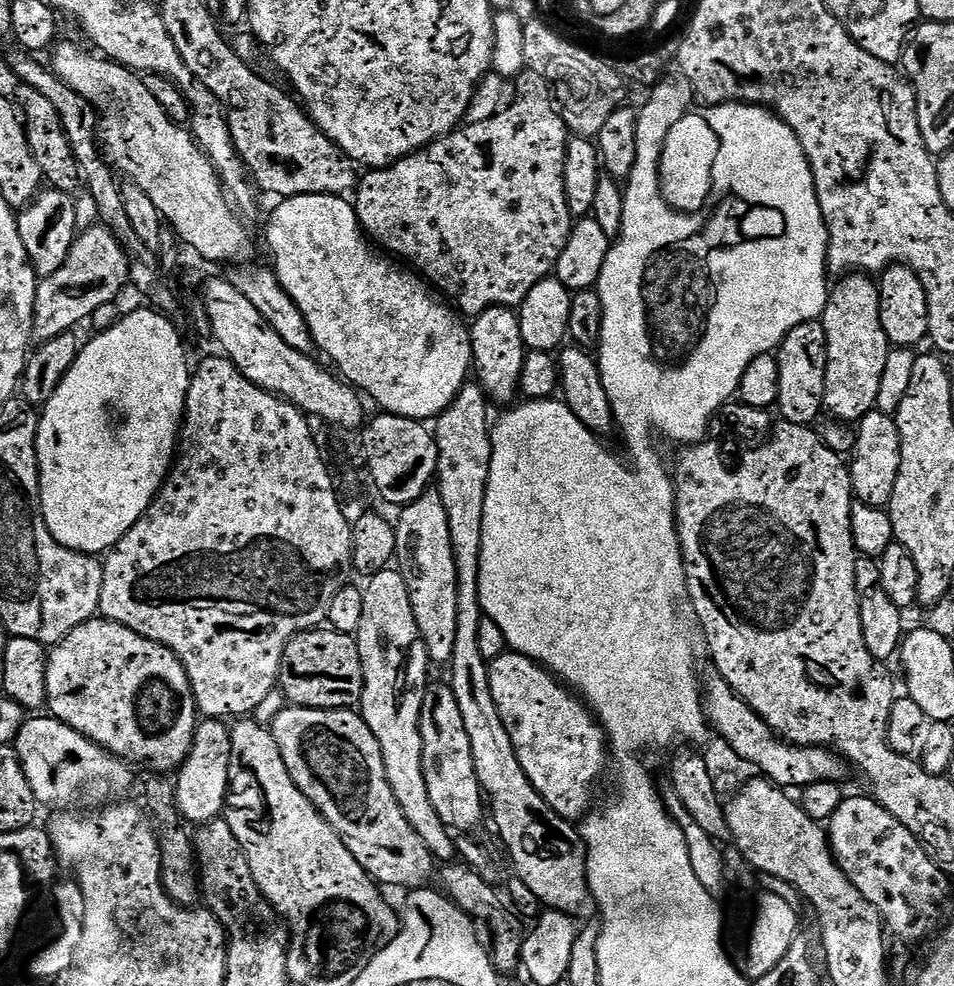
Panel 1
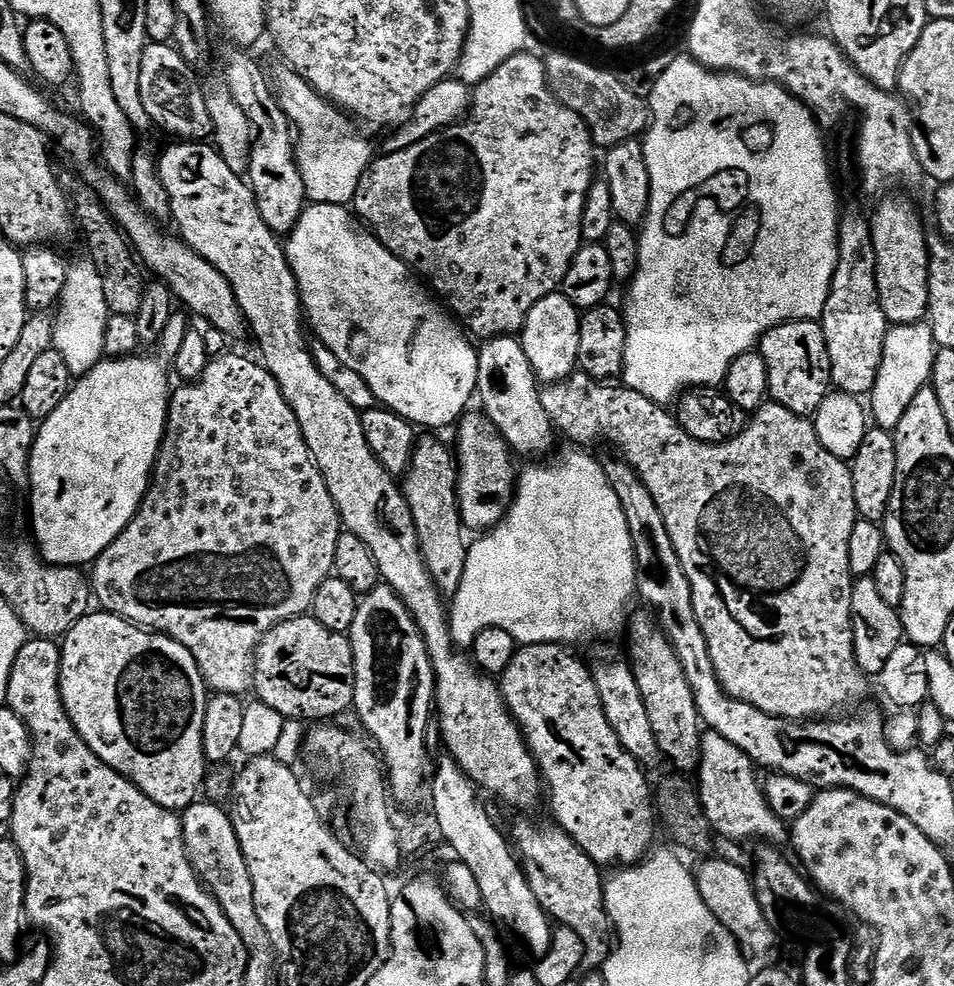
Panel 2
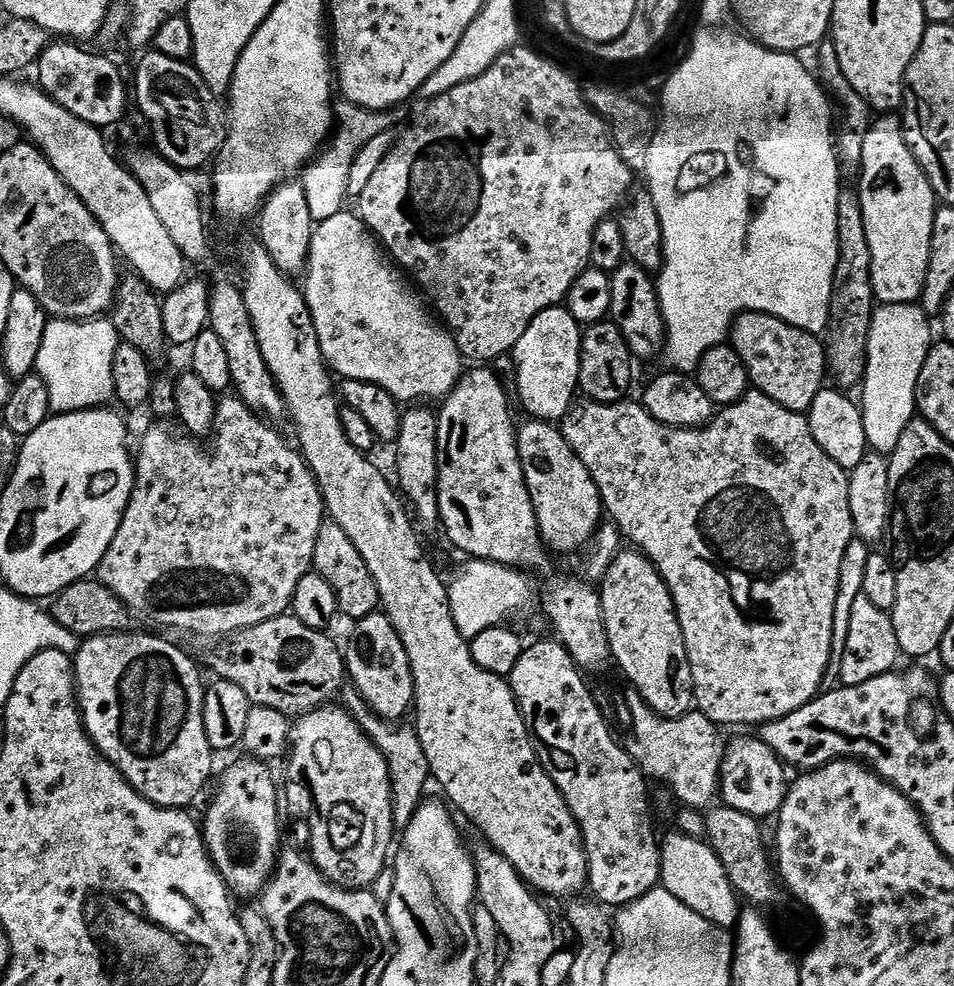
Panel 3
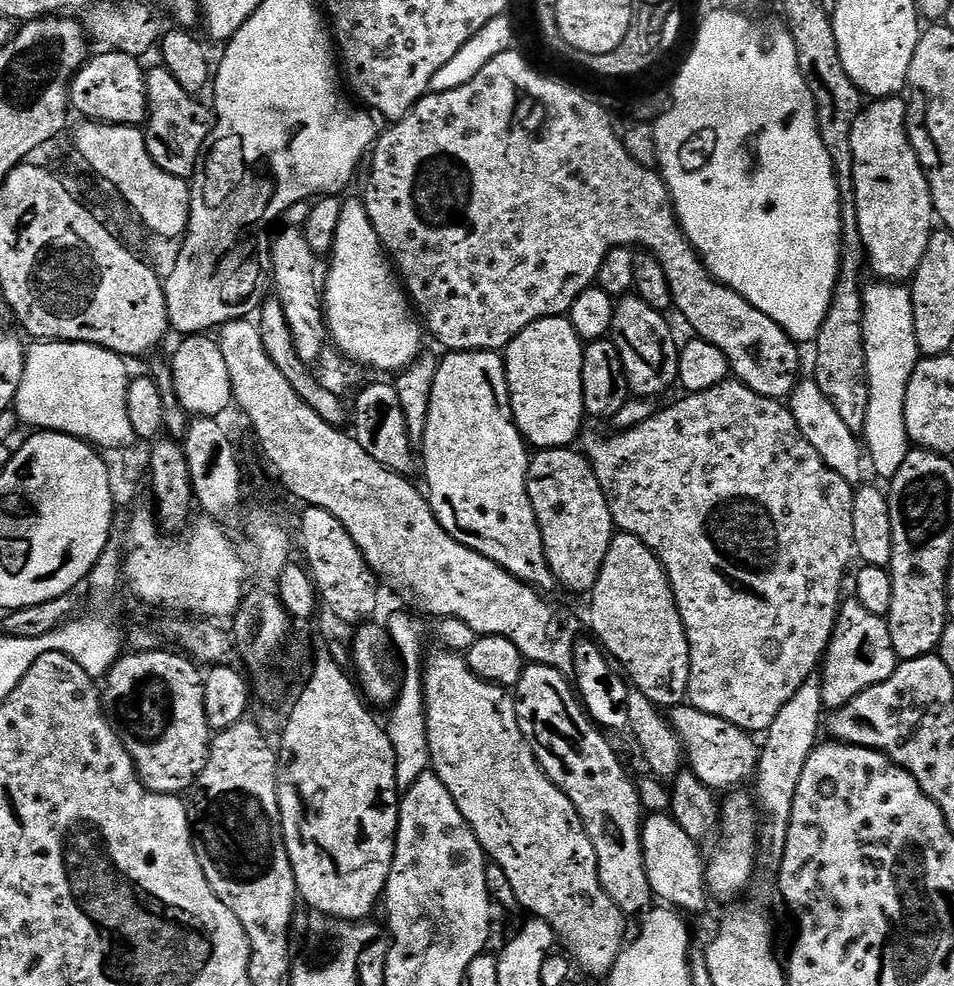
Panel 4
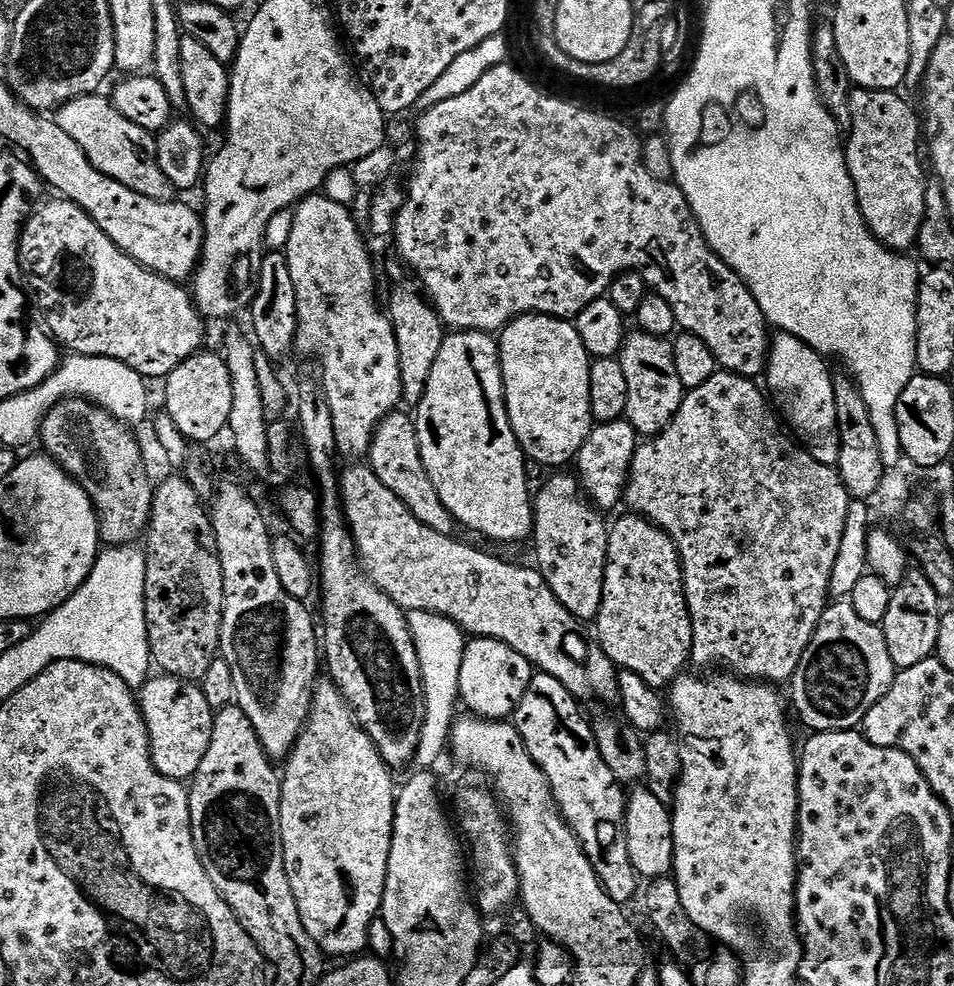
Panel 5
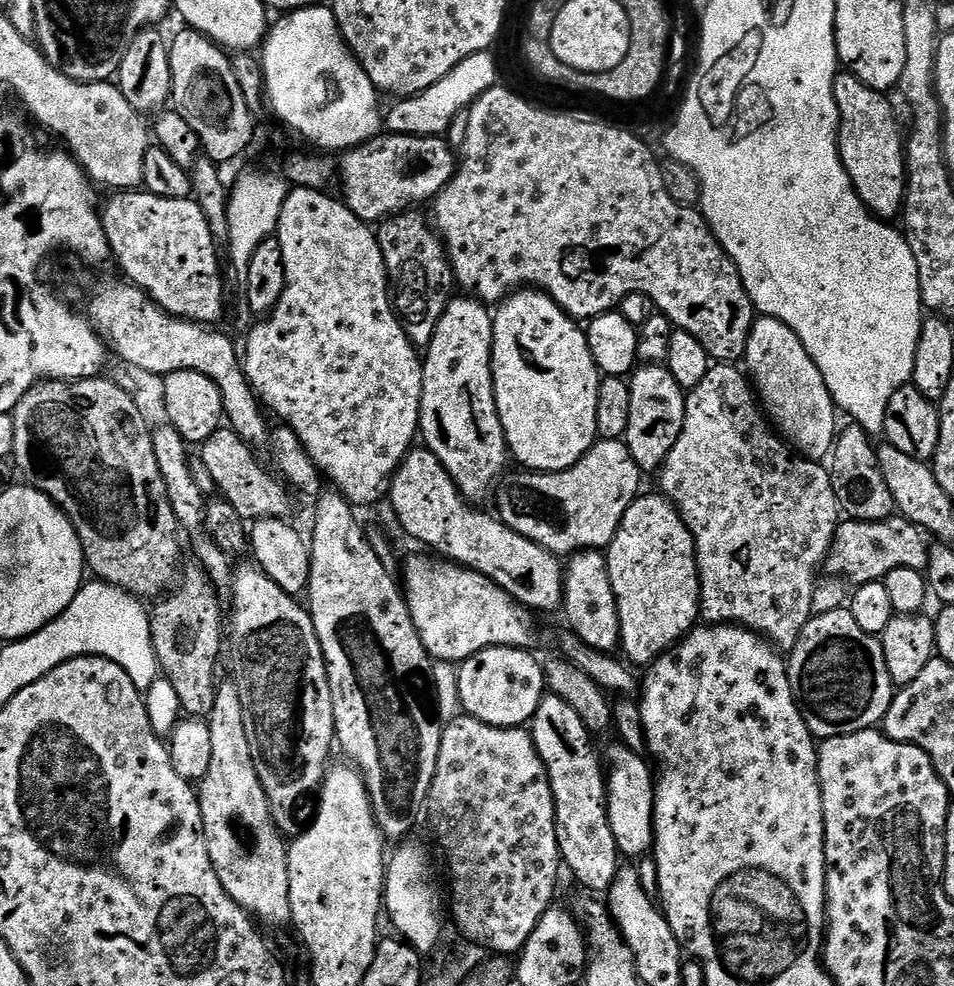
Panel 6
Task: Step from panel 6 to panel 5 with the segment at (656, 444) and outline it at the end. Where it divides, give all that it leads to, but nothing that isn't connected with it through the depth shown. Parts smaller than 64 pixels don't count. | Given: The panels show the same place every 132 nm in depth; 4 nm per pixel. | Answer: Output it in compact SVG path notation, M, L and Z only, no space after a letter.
M639 330L633 333L633 336L632 333L625 335L624 347L620 349L618 357L622 370L626 373L626 386L630 386L623 419L628 420L630 426L634 426L637 437L651 438L666 430L666 426L670 426L682 406L686 390L674 366L672 340Z

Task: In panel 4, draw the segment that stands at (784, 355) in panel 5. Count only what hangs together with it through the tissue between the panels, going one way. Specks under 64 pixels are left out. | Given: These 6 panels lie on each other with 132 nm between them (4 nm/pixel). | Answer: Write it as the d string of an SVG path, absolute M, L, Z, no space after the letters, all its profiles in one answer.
M804 378L797 383L790 397L790 407L798 422L798 430L802 430L806 442L810 442L814 450L818 450L822 462L826 462L826 466L837 472L847 484L859 485L865 479L864 468L866 472L866 452L862 447L861 437L852 432L846 422L842 422L838 410L834 410L815 379Z

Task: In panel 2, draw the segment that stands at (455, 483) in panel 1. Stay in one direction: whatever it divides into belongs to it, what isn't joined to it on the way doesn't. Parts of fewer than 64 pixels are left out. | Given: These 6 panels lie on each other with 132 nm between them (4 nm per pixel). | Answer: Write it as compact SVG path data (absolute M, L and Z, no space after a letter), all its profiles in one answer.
M520 820L510 831L511 843L530 890L534 890L534 898L538 898L544 911L559 927L574 930L574 934L582 938L584 968L603 969L614 947L612 919L604 905L605 877L600 865L593 862L563 828L549 824L531 824L528 820Z

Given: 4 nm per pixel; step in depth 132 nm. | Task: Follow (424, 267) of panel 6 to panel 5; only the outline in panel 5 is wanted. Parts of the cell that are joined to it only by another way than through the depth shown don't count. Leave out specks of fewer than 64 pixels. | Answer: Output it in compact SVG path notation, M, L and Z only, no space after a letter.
M400 262L395 263L388 268L388 276L396 285L392 288L392 297L389 298L388 304L386 300L386 311L392 321L394 338L398 342L398 358L404 391L403 403L415 406L419 404L422 394L426 394L426 382L430 382L430 370L434 370L438 350L442 350L446 328L441 324L439 314L426 299L425 293L418 290L417 281L412 278L404 280L405 265Z

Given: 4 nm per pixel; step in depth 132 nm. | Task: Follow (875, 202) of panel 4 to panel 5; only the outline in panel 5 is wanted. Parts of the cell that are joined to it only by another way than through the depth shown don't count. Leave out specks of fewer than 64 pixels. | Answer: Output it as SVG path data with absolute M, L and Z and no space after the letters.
M853 87L850 94L852 123L846 132L846 155L850 178L862 210L866 226L893 252L907 253L916 248L916 236L924 217L924 198L927 188L924 164L920 161L920 120L916 112L900 97L899 91Z

